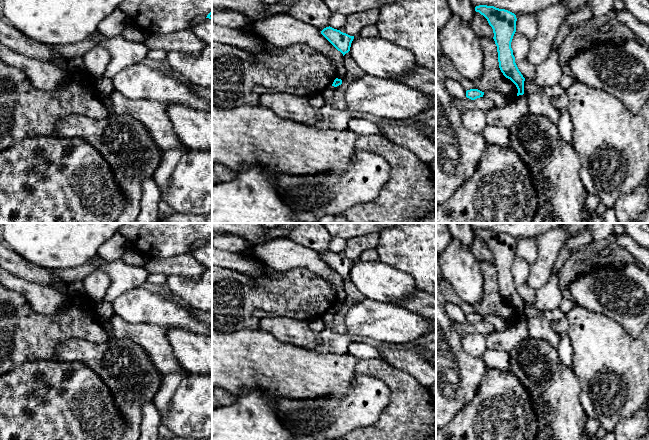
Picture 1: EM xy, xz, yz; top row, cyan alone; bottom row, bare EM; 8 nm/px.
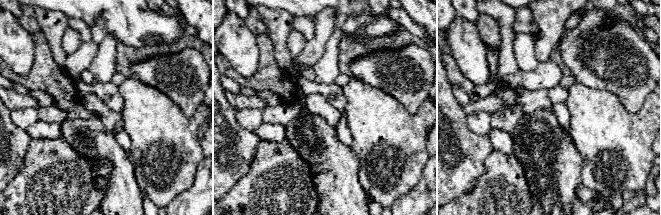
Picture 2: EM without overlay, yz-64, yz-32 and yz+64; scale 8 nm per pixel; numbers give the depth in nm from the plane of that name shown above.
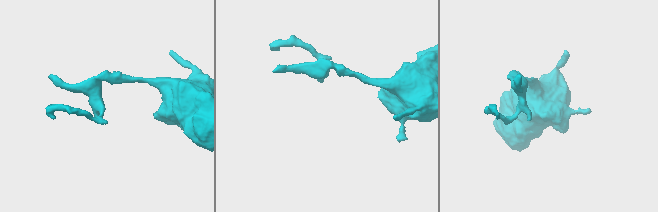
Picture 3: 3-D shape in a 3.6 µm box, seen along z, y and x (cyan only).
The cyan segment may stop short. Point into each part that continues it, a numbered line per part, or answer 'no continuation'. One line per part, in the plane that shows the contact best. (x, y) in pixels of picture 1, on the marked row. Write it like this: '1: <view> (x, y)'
no continuation

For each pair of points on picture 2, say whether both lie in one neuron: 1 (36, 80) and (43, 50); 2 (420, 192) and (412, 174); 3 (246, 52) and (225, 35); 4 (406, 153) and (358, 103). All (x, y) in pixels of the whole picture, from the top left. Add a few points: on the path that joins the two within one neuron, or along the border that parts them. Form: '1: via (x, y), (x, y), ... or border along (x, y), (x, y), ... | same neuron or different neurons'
1: via (43, 73), (43, 57) | same neuron
2: border along (425, 162), (419, 181), (407, 192), (396, 197) | different neurons
3: via (241, 47), (230, 36) | same neuron
4: via (394, 141), (370, 115) | same neuron

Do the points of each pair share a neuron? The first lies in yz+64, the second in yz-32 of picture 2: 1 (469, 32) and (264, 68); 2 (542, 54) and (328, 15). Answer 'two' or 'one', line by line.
1: two
2: one

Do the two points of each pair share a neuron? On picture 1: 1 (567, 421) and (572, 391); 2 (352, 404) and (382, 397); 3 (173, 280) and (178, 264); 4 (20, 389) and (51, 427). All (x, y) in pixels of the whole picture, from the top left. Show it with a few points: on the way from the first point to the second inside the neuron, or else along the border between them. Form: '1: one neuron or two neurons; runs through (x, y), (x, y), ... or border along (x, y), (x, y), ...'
1: one neuron; runs through (567, 414), (567, 398)
2: one neuron; runs through (359, 404), (368, 397), (375, 397)
3: two neurons; border along (168, 275), (182, 275), (198, 279)
4: one neuron; runs through (24, 398), (43, 418)

